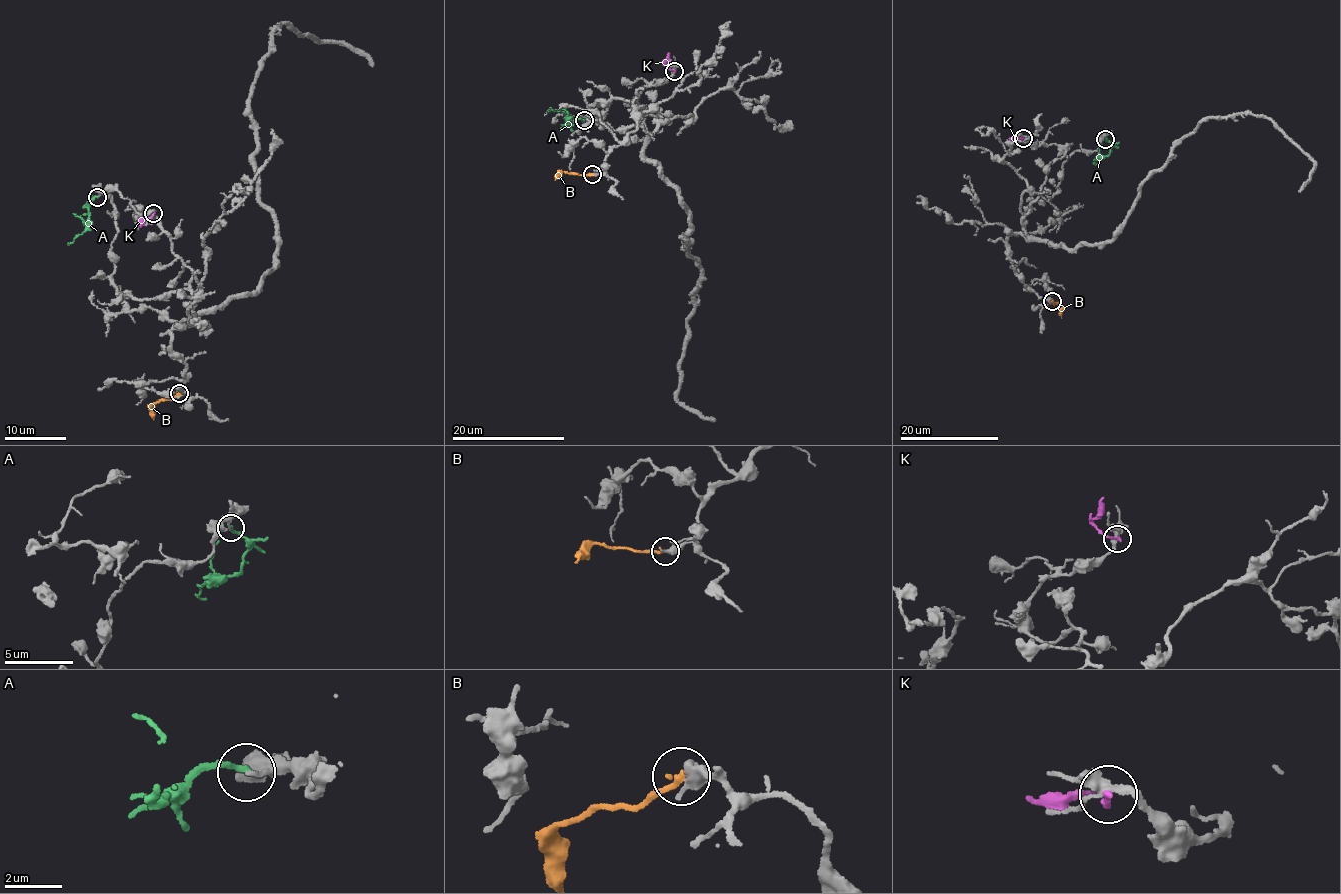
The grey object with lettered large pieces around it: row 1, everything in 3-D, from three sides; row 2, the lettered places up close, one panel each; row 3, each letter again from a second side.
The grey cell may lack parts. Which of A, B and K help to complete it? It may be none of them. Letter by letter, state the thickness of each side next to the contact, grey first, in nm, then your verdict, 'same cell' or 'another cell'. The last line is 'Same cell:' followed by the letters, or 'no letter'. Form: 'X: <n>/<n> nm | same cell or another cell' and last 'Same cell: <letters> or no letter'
A: 150/180 nm | another cell
B: 500/200 nm | another cell
K: 320/190 nm | another cell
Same cell: no letter

